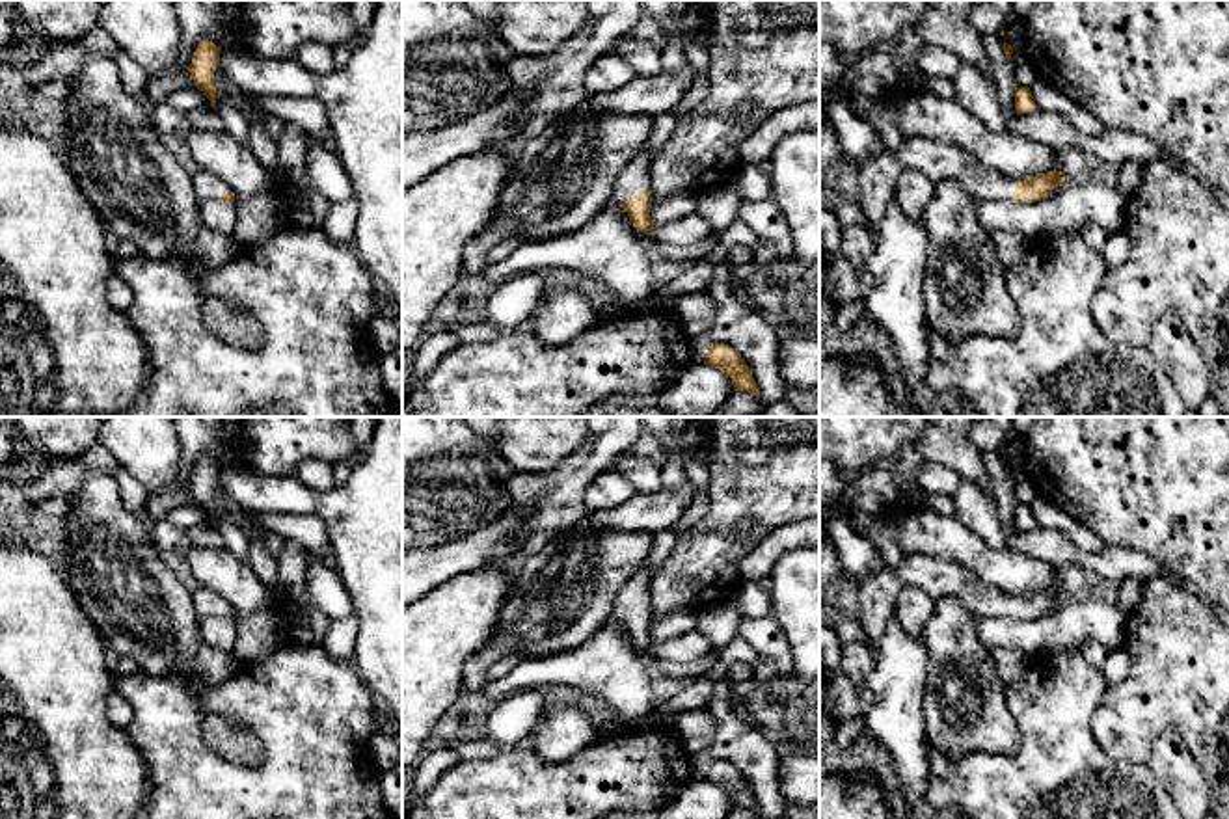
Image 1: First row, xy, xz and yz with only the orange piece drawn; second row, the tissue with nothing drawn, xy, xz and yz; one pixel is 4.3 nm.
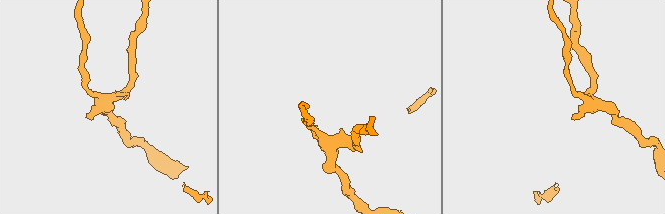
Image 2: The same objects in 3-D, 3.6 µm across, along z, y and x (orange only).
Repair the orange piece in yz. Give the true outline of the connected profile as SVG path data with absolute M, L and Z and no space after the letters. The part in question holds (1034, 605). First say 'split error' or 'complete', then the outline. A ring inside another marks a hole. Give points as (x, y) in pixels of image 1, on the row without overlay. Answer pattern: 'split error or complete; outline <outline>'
complete; outline M1047 588L1037 594L1030 594L1015 599L1015 609L1011 618L1032 620L1041 618L1052 611L1052 607L1061 599L1061 588Z

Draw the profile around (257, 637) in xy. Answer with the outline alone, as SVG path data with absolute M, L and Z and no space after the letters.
M270 607L261 609L250 618L235 618L235 624L236 642L231 651L240 665L266 661L287 640L283 618Z

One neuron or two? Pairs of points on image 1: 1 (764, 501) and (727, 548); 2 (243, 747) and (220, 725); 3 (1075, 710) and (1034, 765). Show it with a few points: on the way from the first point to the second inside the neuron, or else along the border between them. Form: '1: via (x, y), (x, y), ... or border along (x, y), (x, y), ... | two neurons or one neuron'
1: via (749, 503), (727, 525), (727, 533) | one neuron
2: via (237, 741), (226, 730) | one neuron
3: via (1062, 723), (1045, 752) | one neuron

